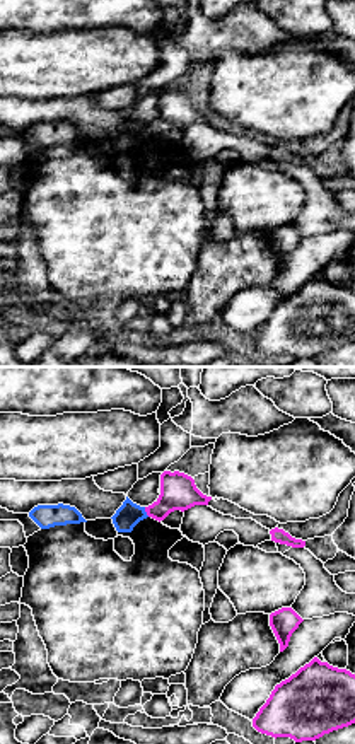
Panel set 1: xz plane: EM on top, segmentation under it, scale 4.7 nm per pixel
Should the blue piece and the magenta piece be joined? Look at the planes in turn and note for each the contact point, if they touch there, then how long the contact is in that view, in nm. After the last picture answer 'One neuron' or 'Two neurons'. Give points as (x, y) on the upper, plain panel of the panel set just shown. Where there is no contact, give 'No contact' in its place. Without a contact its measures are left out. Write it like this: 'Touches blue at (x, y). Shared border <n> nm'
Touches blue at (145, 130). Shared border 50 nm

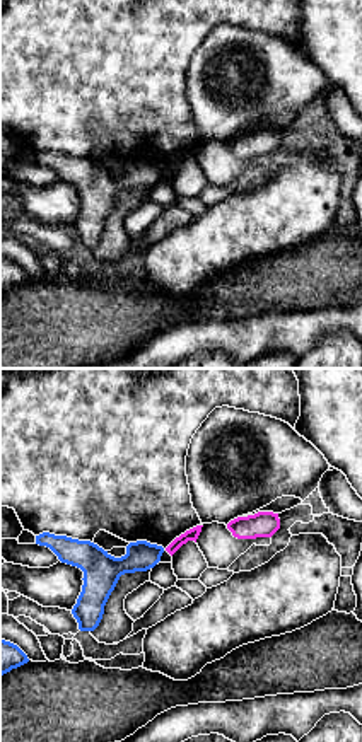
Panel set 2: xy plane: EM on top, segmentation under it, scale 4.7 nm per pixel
No contact

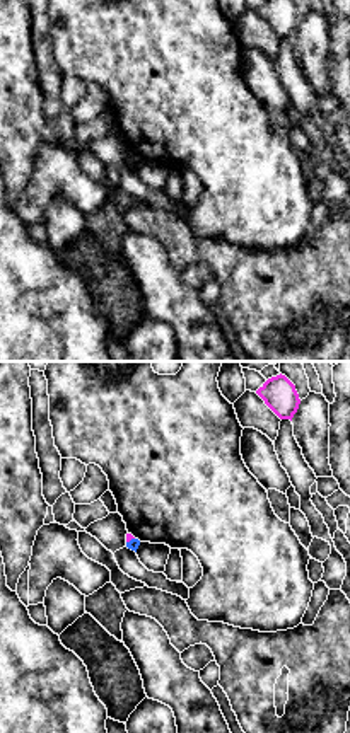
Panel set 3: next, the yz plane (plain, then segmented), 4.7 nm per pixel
Touches blue at (132, 157). Shared border 50 nm

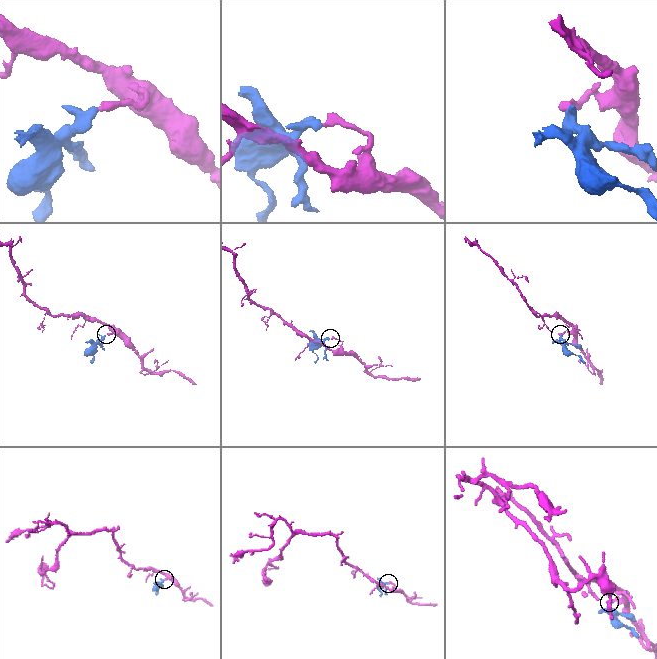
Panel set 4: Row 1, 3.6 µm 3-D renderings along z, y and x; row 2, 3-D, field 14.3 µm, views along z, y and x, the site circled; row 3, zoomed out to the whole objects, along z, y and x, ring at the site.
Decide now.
Two neurons

